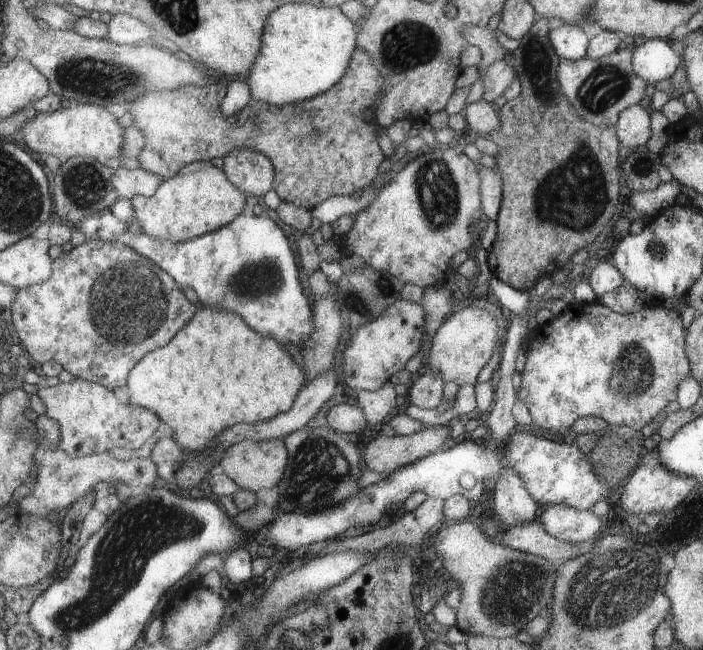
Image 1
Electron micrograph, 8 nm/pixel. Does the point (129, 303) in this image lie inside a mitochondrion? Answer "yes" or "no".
yes

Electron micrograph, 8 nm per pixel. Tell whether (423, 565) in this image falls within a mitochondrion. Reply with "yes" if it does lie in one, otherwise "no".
no

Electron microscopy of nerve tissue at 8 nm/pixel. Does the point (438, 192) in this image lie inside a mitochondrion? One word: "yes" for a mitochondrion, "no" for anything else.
yes

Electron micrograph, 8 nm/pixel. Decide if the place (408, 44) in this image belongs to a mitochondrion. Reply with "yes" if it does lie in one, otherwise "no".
yes

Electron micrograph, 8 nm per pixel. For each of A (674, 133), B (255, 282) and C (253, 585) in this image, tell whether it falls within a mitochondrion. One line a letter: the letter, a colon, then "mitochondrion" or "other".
A: other
B: mitochondrion
C: other

